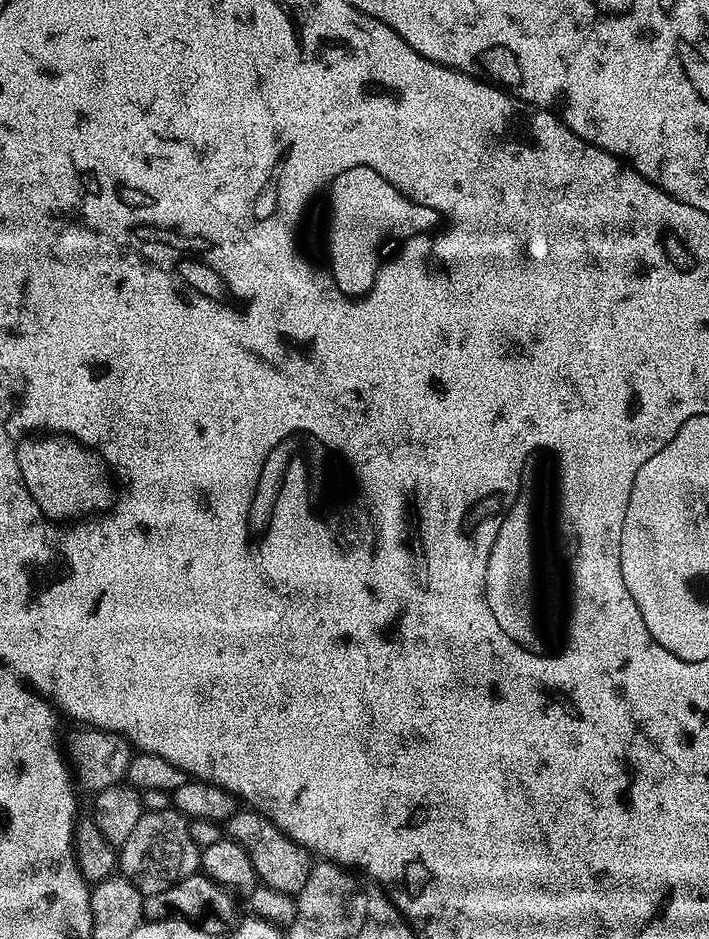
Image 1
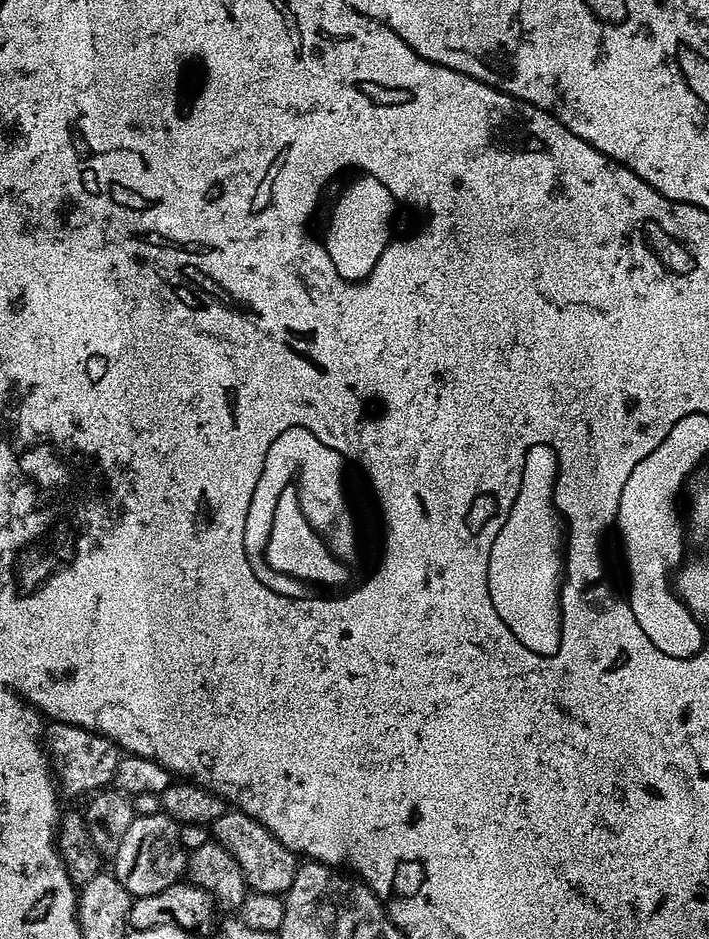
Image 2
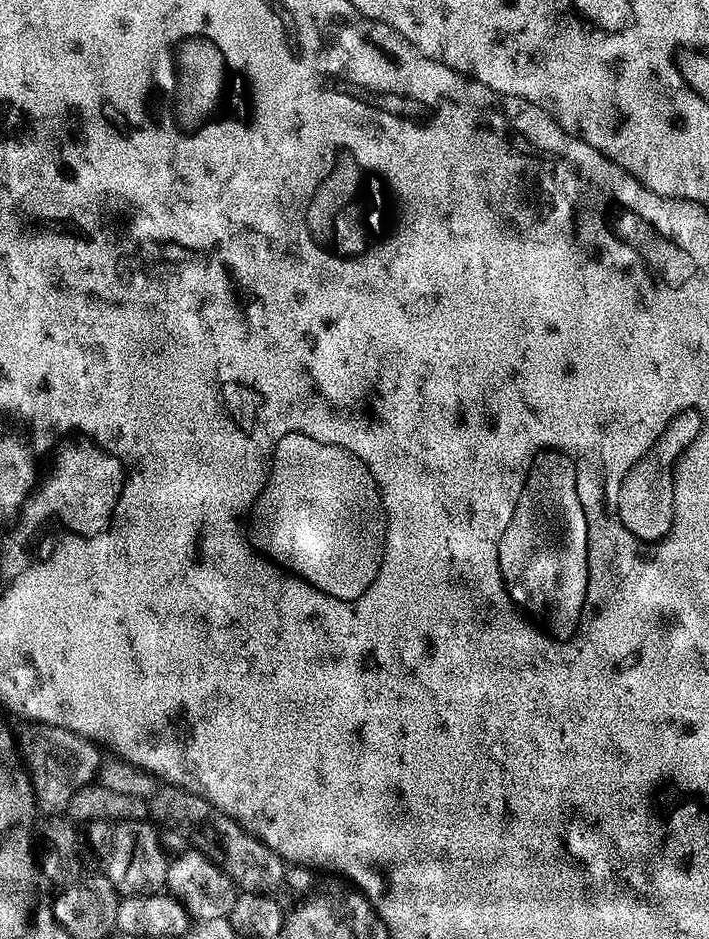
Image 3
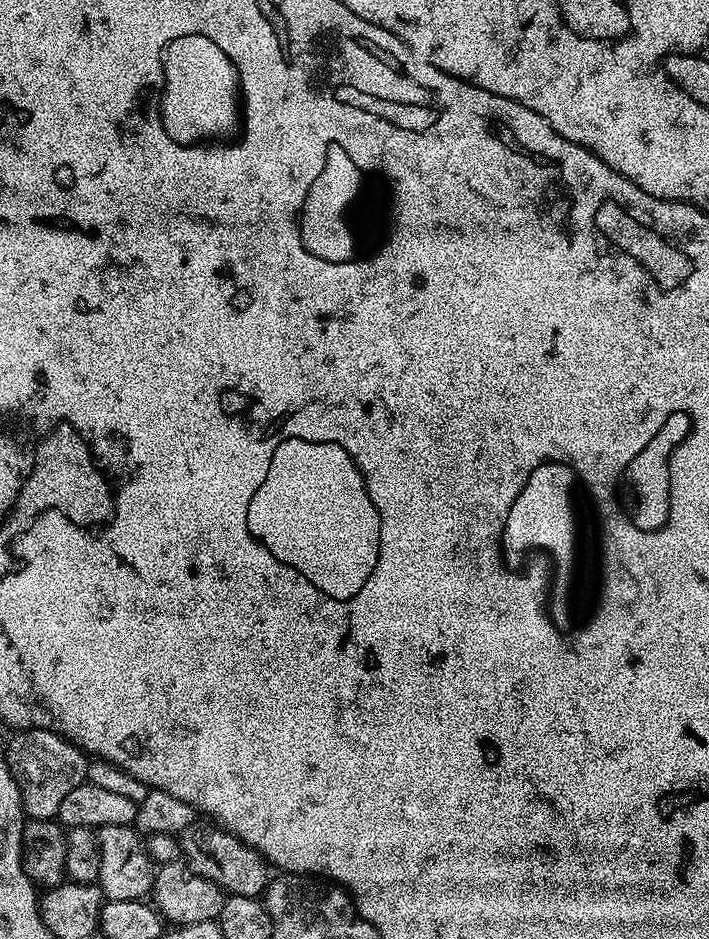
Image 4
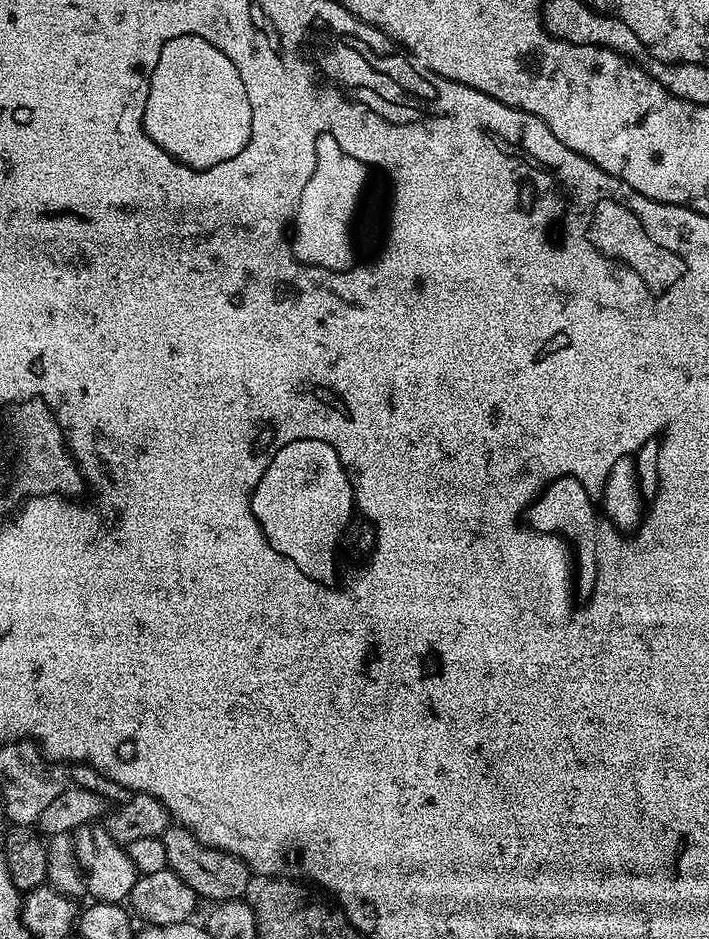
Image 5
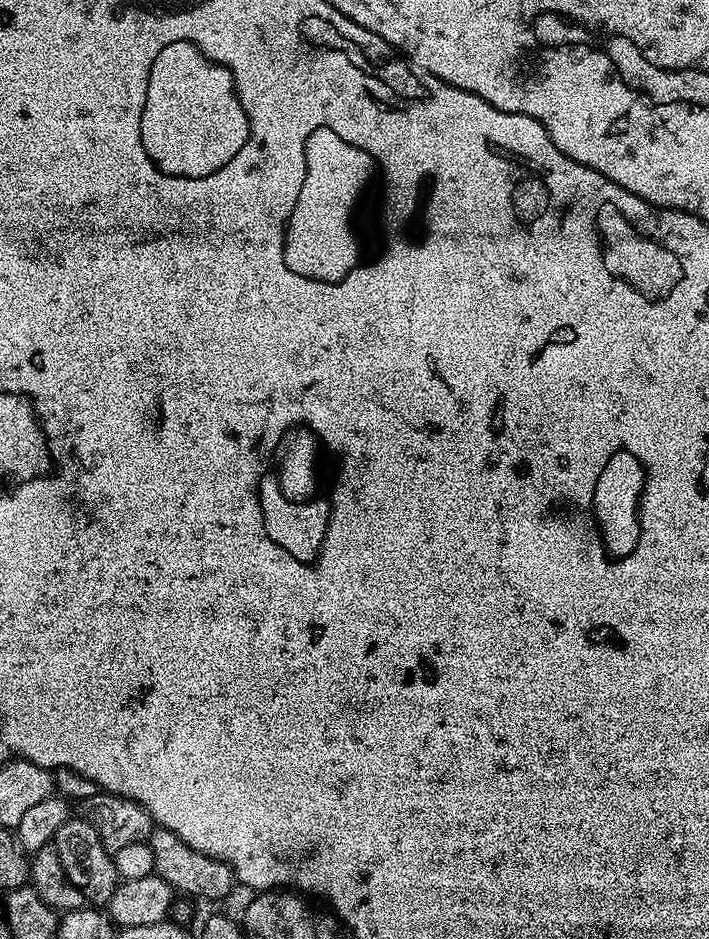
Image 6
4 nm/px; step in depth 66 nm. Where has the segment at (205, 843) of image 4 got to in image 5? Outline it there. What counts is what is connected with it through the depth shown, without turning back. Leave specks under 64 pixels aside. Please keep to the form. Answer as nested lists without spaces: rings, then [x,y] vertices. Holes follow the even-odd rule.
[[[169,826],[162,837],[165,844],[165,852],[168,855],[167,867],[190,890],[196,892],[197,897],[204,896],[211,902],[223,902],[226,900],[239,900],[246,894],[246,886],[250,877],[250,869],[246,862],[242,862],[234,854],[224,852],[221,848],[212,848],[204,844],[188,828]]]

